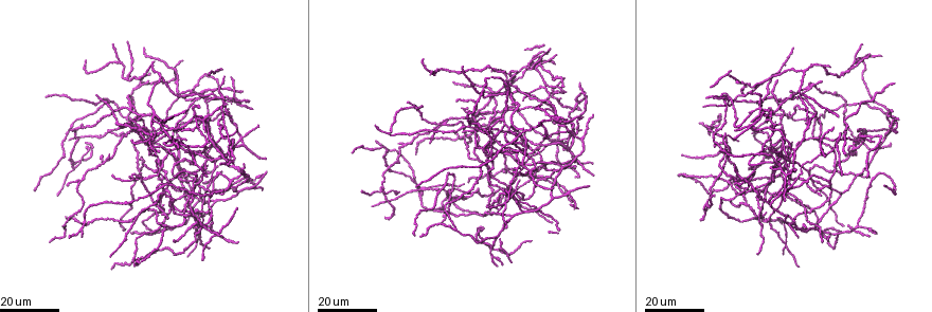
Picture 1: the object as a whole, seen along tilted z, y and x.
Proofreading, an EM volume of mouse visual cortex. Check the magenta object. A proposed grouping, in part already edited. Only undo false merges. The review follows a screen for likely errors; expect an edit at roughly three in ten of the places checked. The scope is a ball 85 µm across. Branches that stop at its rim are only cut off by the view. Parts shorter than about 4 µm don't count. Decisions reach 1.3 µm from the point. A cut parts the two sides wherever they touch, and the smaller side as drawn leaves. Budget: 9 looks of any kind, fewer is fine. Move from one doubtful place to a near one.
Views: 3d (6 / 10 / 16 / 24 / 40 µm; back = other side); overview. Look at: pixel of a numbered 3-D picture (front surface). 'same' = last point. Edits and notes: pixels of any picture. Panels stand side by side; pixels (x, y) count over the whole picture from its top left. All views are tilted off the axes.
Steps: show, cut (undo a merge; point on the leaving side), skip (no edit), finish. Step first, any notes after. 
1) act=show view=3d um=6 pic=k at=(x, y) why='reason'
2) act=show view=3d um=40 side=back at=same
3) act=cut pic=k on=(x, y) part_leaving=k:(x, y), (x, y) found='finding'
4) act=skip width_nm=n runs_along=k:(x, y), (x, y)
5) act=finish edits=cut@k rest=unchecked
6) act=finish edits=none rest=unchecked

act=show view=3d um=24 pic=1 at=(104, 159) why='three-way junction'

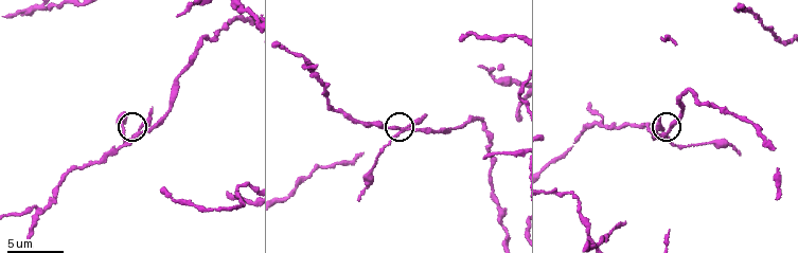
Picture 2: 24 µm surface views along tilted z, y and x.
act=show view=3d um=10 pic=2 at=(400, 131)

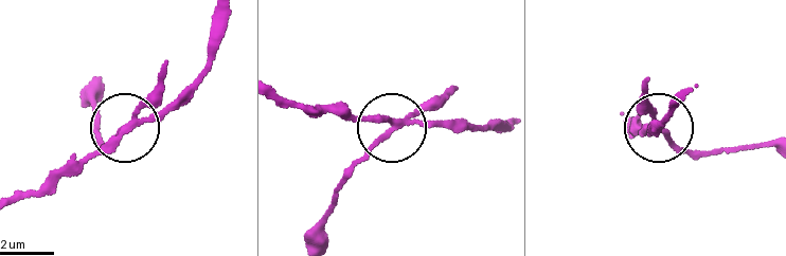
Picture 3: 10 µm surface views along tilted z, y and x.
act=skip found='continuous, no second neuron'

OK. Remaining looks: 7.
act=show view=3d um=16 pic=1 at=(421, 200) why='side arm on a straight run'

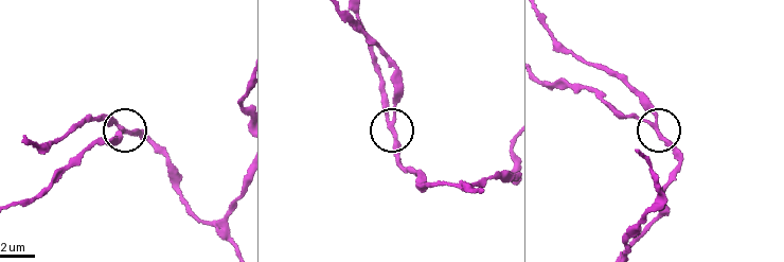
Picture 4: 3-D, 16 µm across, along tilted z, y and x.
act=show view=3d um=6 pic=4 at=(115, 124)

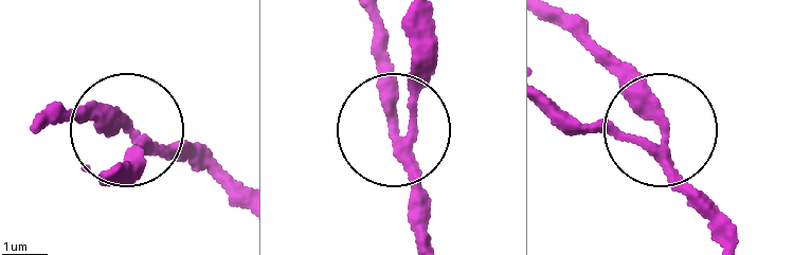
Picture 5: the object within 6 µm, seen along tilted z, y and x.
act=show view=3d um=6 side=back pic=5 at=(130, 130)

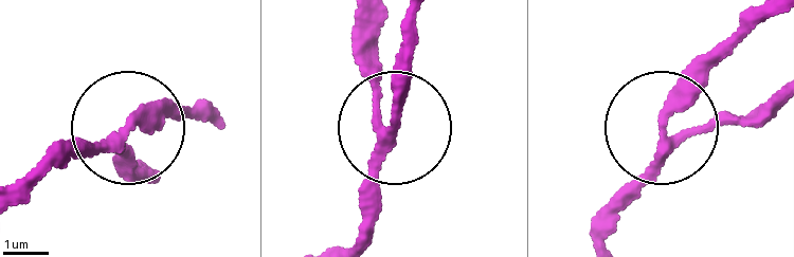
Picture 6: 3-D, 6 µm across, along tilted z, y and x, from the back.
act=skip arms=3 runs_along=6:(357, 241), (414, 12) found='one neuron here'

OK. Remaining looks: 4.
act=show view=3d um=16 pic=1 at=(478, 194) why='a fork'

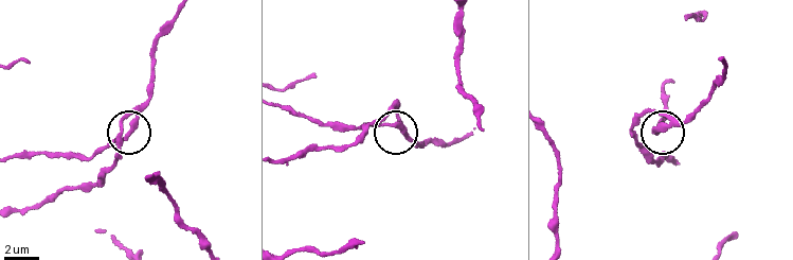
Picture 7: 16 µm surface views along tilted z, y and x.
act=show view=3d um=10 pic=7 at=(662, 126)

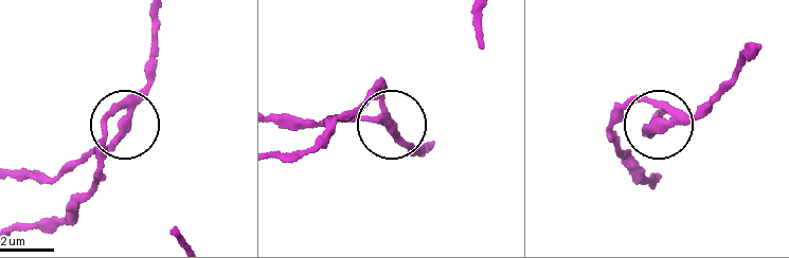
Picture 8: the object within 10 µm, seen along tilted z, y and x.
act=skip runs_along=8:(158, 15), (124, 126), (76, 165) found='continuous, no second neuron'

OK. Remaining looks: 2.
act=show view=3d um=24 pic=1 at=(758, 221) why='calibre changes'

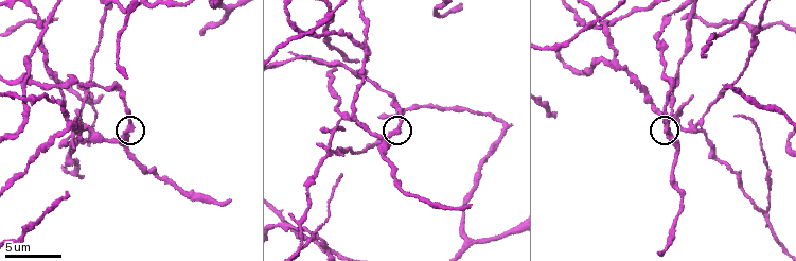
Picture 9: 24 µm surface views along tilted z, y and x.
act=show view=3d um=10 pic=9 at=(664, 121)

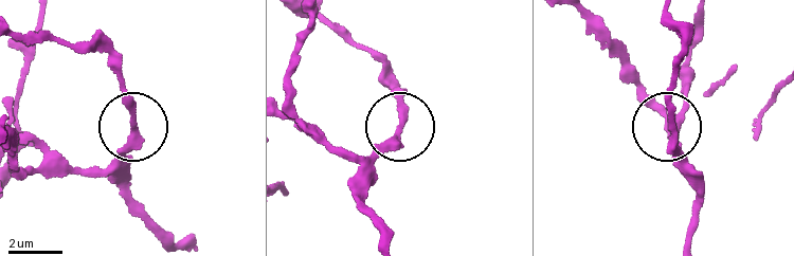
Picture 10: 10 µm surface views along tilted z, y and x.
act=skip runs_along=10:(668, 14), (681, 51), (668, 121), (679, 174) found='one neuron here'

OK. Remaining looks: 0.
act=finish edits=none rest=unchecked

